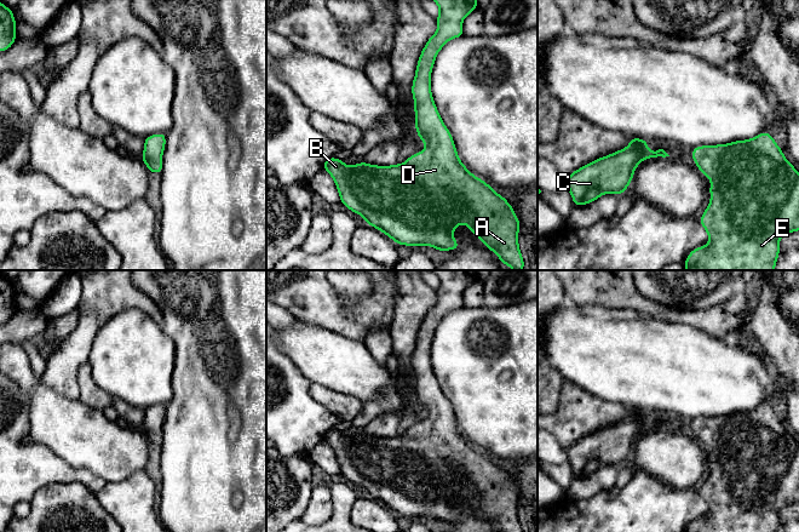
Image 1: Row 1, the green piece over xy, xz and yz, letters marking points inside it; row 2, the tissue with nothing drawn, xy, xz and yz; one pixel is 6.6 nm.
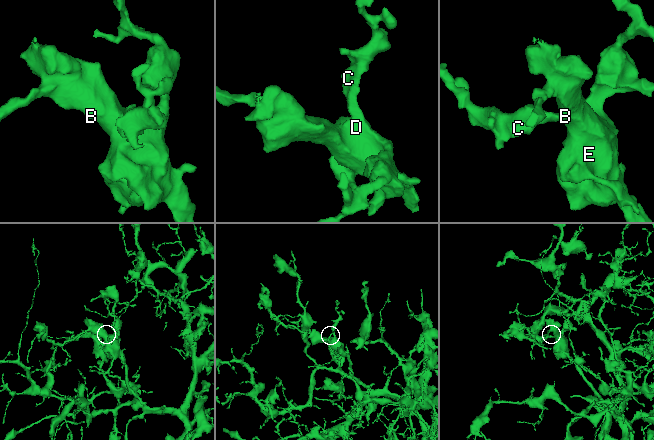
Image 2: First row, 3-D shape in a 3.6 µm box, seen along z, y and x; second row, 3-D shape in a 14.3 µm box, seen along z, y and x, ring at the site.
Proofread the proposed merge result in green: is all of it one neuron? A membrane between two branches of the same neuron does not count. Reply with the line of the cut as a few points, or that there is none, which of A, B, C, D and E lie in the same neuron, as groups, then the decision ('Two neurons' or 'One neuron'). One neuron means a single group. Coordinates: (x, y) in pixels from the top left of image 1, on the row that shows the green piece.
No split. Groups: A B C D E. One neuron

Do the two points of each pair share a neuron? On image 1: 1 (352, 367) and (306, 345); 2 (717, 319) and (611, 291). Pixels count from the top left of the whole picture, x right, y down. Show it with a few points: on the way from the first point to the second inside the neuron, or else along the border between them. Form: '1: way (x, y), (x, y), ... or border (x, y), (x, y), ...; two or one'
1: way (341, 364), (317, 353); one
2: way (690, 316), (664, 314), (638, 303); one

